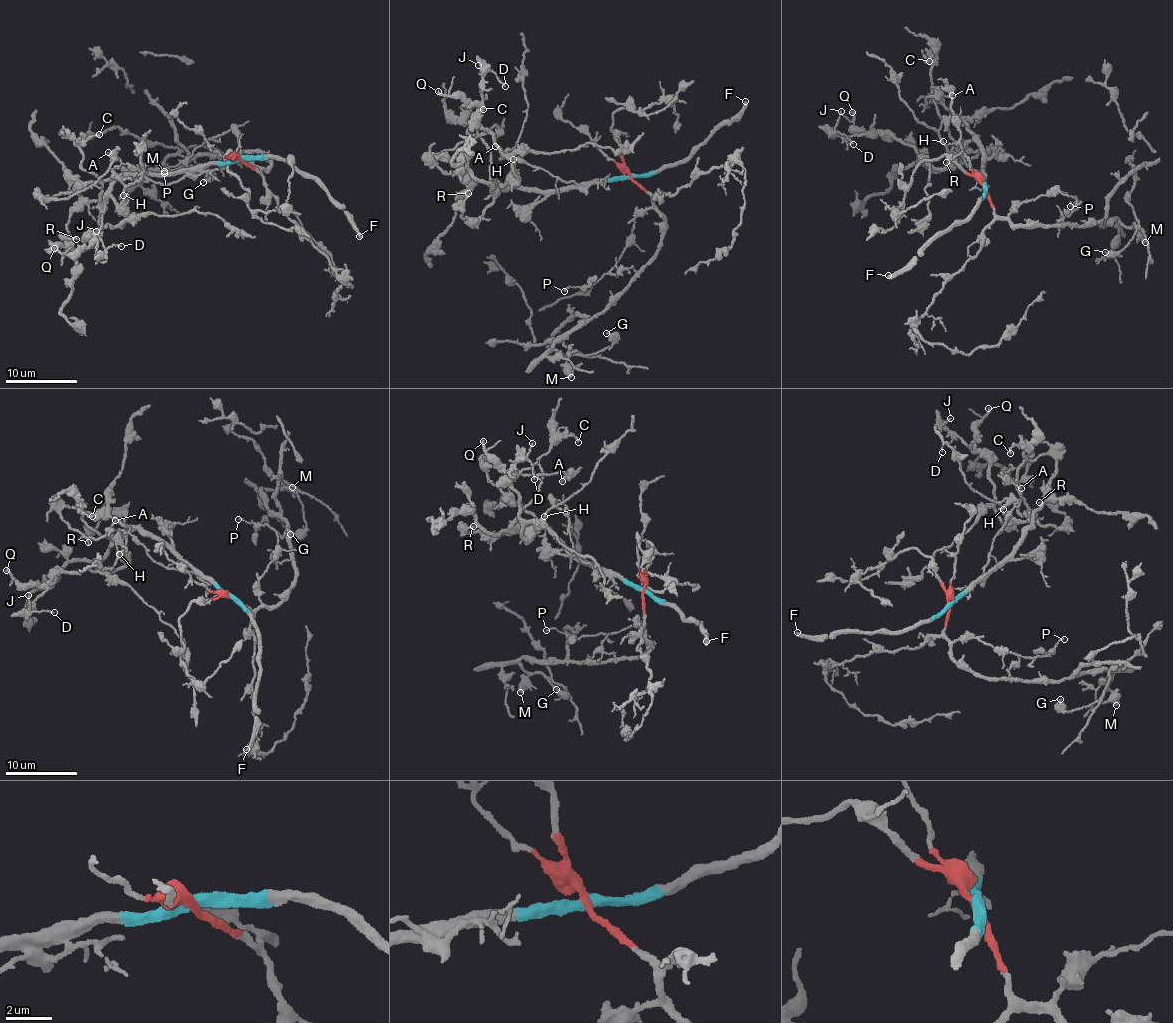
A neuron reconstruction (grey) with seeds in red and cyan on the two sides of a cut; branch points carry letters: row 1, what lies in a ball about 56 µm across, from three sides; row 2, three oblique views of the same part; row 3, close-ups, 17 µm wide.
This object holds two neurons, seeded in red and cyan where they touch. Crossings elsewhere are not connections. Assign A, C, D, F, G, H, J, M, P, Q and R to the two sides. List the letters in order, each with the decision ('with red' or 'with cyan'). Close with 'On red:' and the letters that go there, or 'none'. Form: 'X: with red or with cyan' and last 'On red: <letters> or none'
A: with cyan
C: with cyan
D: with cyan
F: with cyan
G: with red
H: with cyan
J: with cyan
M: with red
P: with red
Q: with cyan
R: with cyan
On red: G, M, P

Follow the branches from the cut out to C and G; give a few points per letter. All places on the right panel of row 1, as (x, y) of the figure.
C: (984, 186), (979, 141), (958, 144), (949, 133), (932, 97), (931, 61), (925, 57), (929, 61)
G: (984, 186), (998, 215), (1021, 227), (1078, 226), (1111, 218), (1126, 228), (1135, 224), (1128, 246), (1105, 252)

